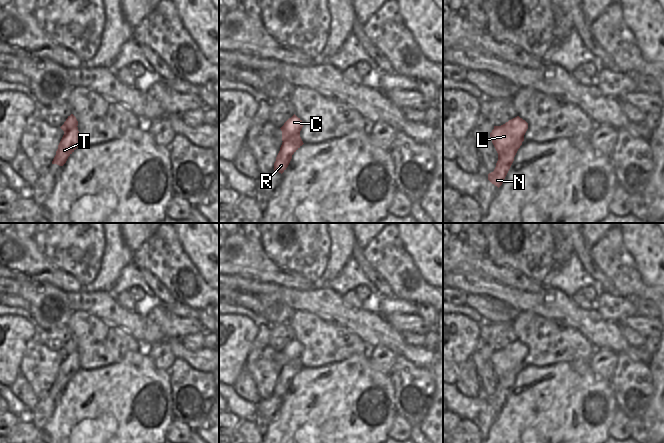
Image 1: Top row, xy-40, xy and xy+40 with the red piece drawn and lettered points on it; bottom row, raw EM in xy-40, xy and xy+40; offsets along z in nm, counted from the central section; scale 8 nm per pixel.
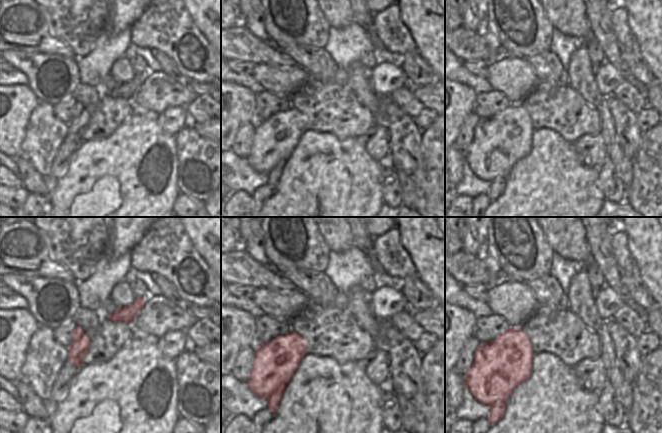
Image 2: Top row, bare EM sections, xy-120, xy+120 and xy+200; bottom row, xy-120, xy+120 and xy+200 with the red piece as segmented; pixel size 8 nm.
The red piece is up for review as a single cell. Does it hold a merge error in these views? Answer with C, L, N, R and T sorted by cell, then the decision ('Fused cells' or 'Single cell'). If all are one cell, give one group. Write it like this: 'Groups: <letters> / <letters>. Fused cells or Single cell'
Groups: C L / N R T. Fused cells

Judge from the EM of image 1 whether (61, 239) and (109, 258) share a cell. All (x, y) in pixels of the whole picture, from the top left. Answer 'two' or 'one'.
two

